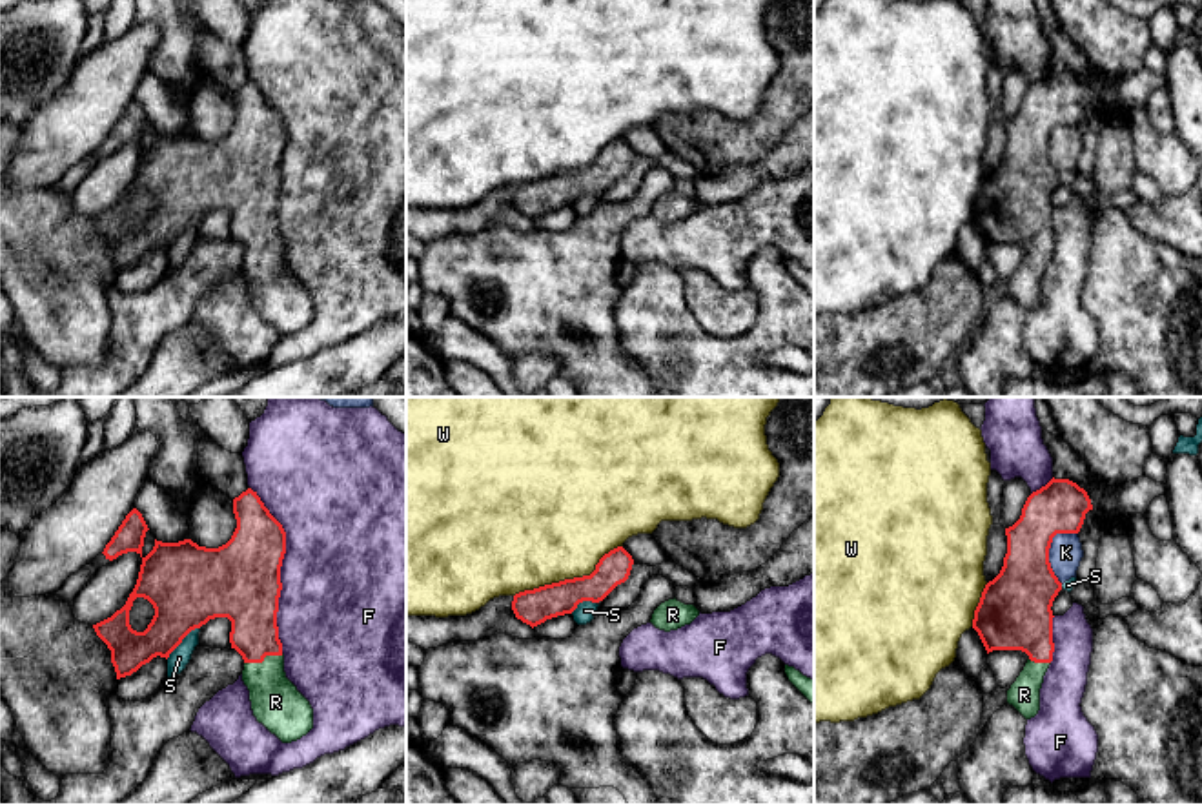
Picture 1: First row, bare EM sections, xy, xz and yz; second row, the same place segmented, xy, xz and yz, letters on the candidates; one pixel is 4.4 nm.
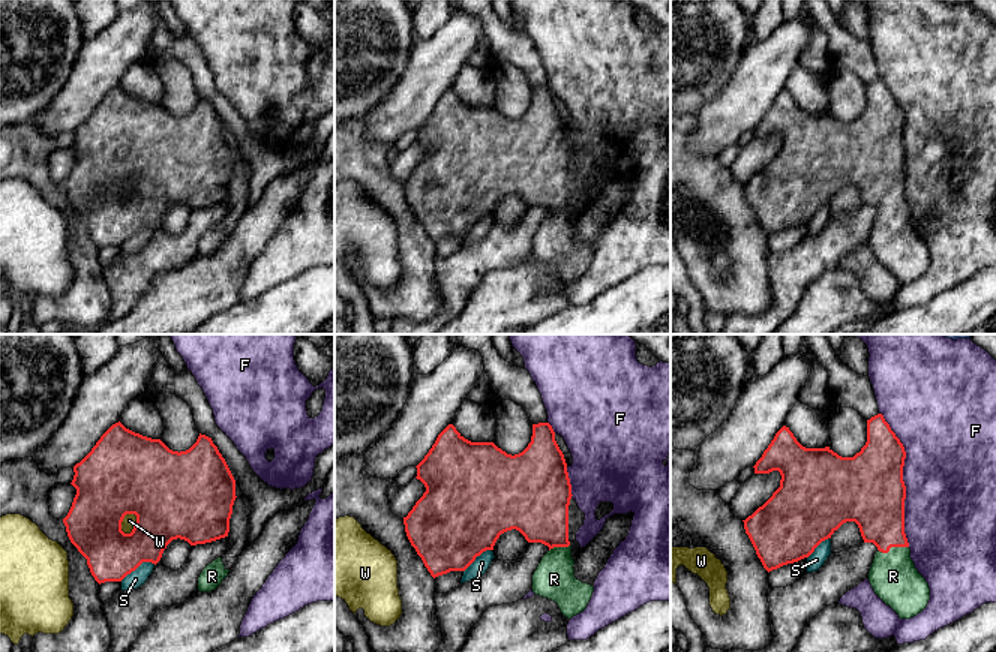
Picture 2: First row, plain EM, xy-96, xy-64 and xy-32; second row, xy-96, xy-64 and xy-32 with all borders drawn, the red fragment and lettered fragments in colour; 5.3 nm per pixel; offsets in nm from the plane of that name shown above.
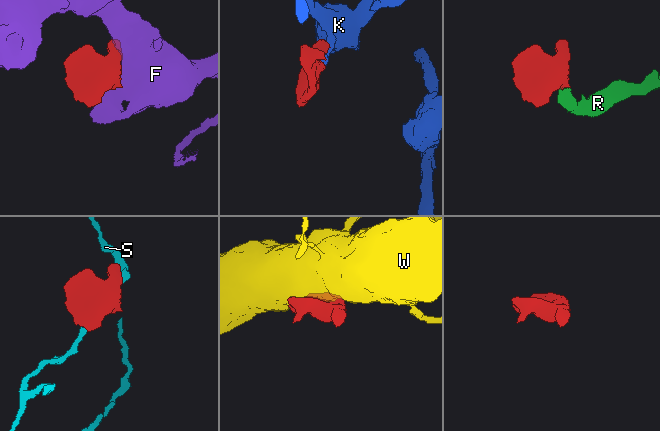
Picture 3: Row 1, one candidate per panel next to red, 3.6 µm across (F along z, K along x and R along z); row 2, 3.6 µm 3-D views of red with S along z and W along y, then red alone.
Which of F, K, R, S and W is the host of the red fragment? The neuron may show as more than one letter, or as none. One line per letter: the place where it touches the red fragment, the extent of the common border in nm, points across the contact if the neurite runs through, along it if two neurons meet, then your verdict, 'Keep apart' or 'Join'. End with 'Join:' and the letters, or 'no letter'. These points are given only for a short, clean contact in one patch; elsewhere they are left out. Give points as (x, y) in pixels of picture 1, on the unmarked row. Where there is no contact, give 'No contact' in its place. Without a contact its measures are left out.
F: Touches red at xy (279, 163). Shared border 750 nm. Keep apart
K: Touches red at yz (1049, 139). Shared border 240 nm. Boundary: yz (1077, 124), (1059, 124), (1049, 141), (1049, 159), (1062, 175). Keep apart
R: Touches red at xy (263, 252). Shared border 180 nm. Path across: xy (252, 197), (254, 226), (263, 252), (263, 266), (275, 294). Join
S: Touches red at xy (183, 230). Shared border 220 nm. Keep apart
W: Touches red at xz (569, 172). Shared border 550 nm. Keep apart
Join: R

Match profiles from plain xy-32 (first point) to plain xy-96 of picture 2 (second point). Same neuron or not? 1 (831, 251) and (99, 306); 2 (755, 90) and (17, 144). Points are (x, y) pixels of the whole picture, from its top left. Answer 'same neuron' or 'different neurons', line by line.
1: different neurons
2: different neurons

